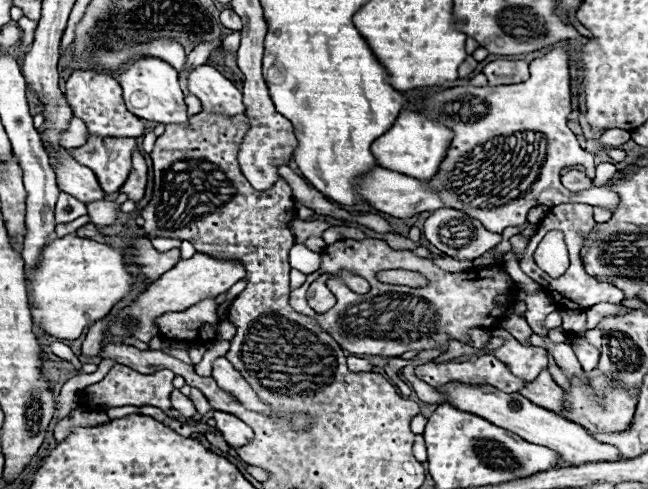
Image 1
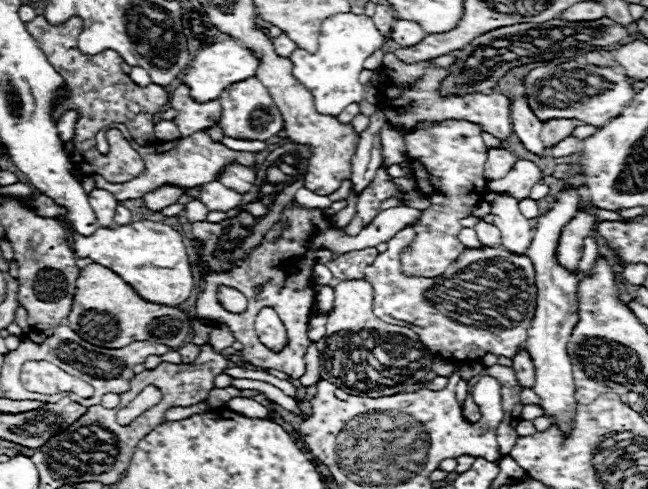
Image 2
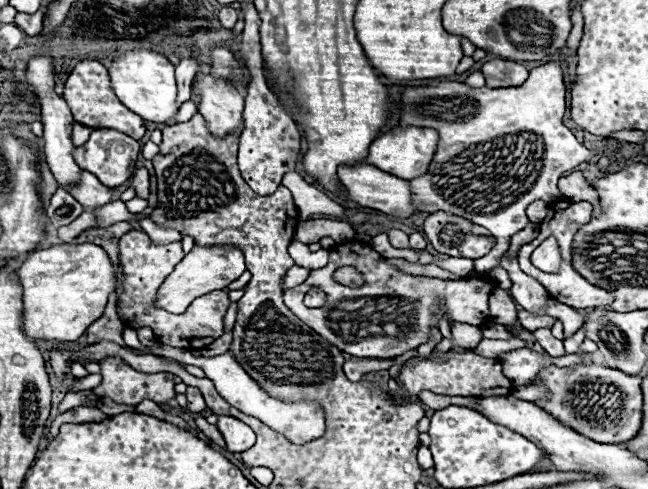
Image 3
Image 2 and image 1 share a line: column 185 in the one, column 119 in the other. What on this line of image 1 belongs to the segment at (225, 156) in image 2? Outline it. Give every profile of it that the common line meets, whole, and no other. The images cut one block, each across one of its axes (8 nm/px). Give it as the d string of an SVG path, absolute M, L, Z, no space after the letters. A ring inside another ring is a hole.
M88 138L80 148L72 150L72 156L90 166L106 194L118 192L130 174L130 158L136 148L134 138Z

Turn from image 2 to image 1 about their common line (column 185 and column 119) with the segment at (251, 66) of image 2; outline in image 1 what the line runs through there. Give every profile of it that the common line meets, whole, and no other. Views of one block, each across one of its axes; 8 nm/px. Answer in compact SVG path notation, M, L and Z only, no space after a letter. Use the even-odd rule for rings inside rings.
M140 58L136 62L132 62L130 66L122 68L116 74L116 80L120 82L122 90L124 90L124 101L126 108L136 114L138 118L144 120L152 120L152 122L160 122L160 124L182 124L188 126L188 112L186 112L186 102L184 102L184 92L180 88L180 80L178 80L178 72L158 60L158 58Z

